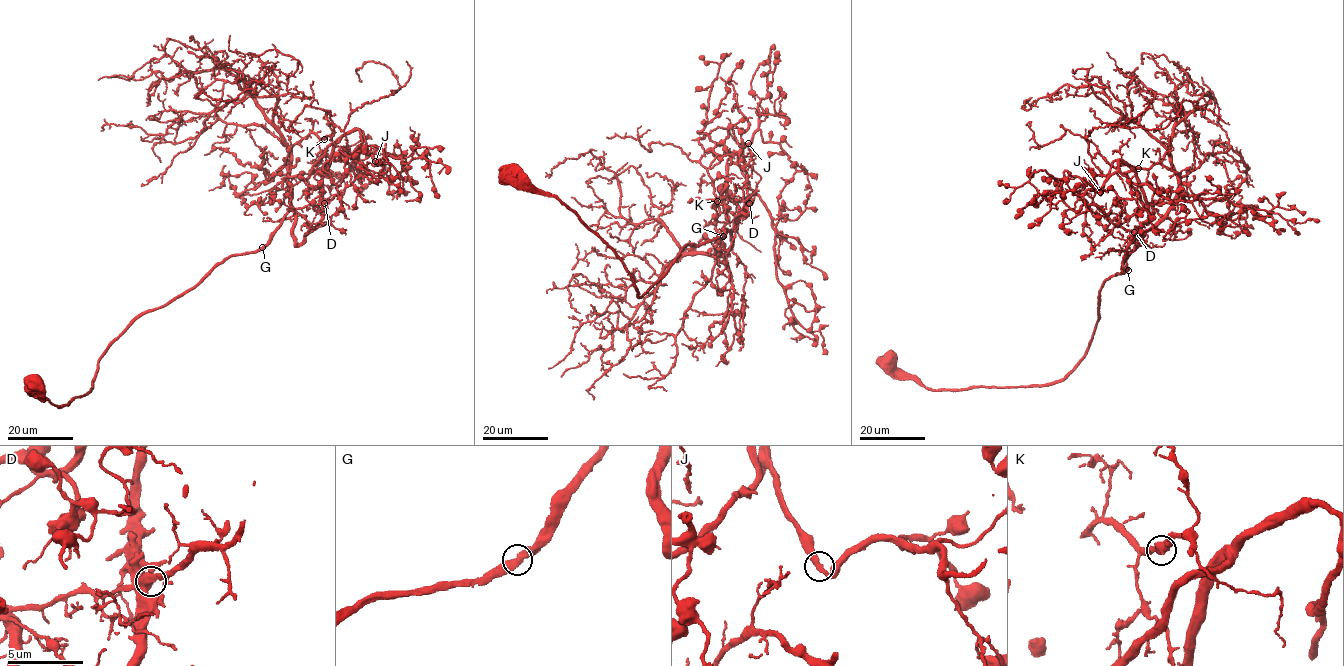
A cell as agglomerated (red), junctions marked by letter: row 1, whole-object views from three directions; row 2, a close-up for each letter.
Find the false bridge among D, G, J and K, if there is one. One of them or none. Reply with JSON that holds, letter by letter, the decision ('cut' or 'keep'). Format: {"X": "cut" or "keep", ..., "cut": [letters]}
{"D": "keep", "G": "keep", "J": "keep", "K": "keep", "cut": []}

